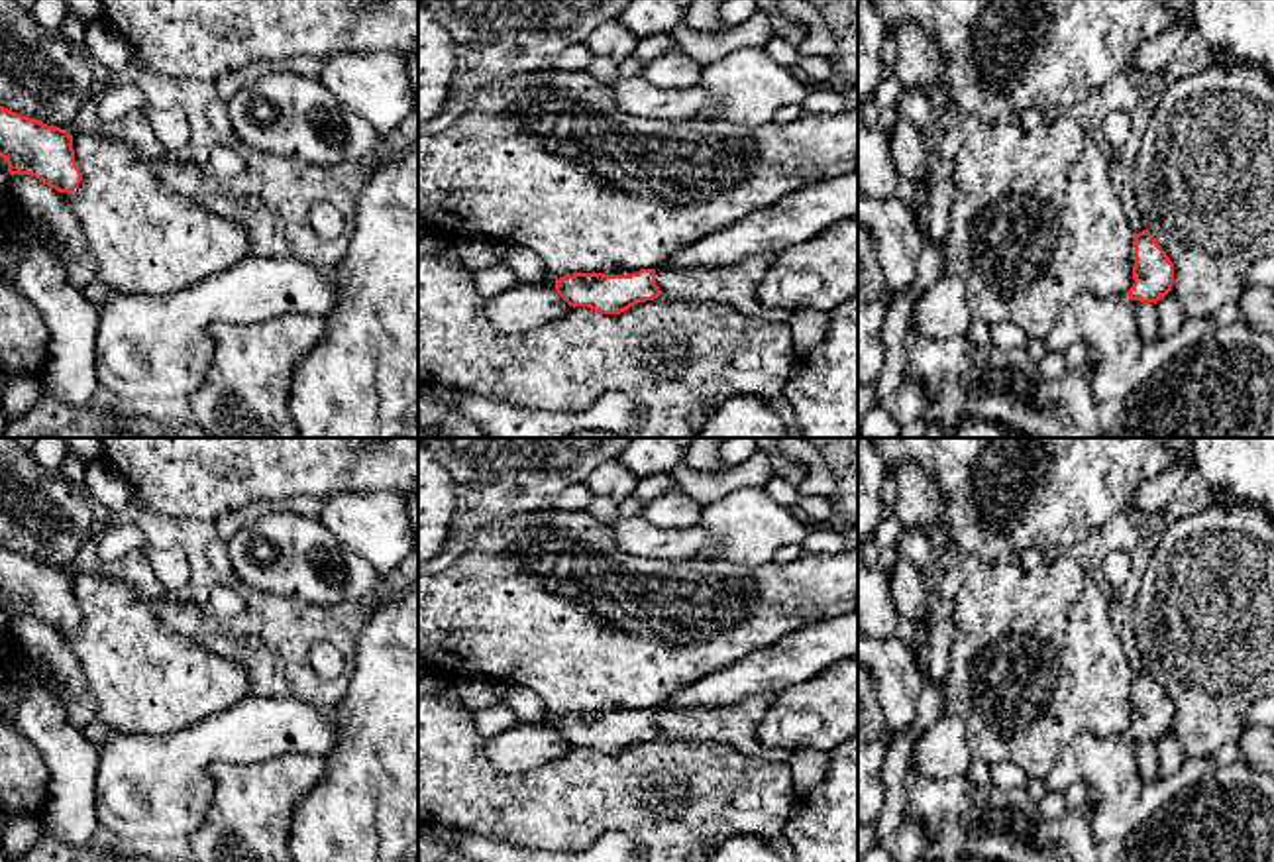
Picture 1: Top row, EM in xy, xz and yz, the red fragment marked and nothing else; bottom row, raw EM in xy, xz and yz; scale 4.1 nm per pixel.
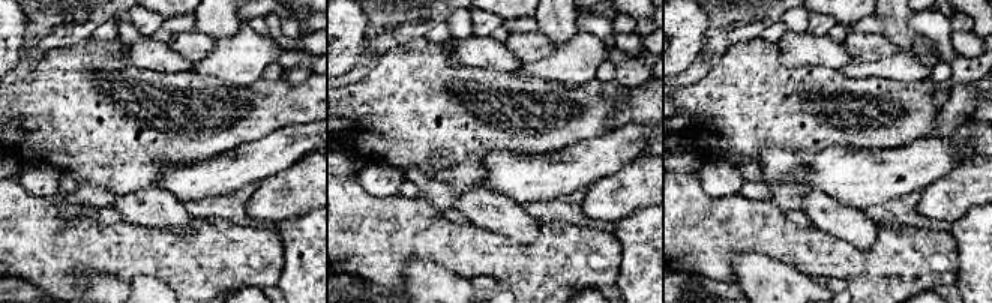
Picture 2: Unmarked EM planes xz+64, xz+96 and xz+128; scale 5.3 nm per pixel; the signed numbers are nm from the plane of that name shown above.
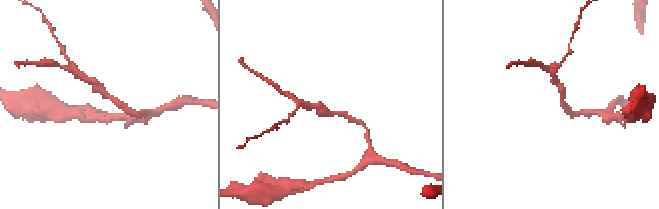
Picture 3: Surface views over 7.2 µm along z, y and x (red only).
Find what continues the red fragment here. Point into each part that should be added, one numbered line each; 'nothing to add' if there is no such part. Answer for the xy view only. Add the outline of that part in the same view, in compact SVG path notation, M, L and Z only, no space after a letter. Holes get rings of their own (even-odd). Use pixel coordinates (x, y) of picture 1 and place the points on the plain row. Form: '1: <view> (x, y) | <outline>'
nothing to add

